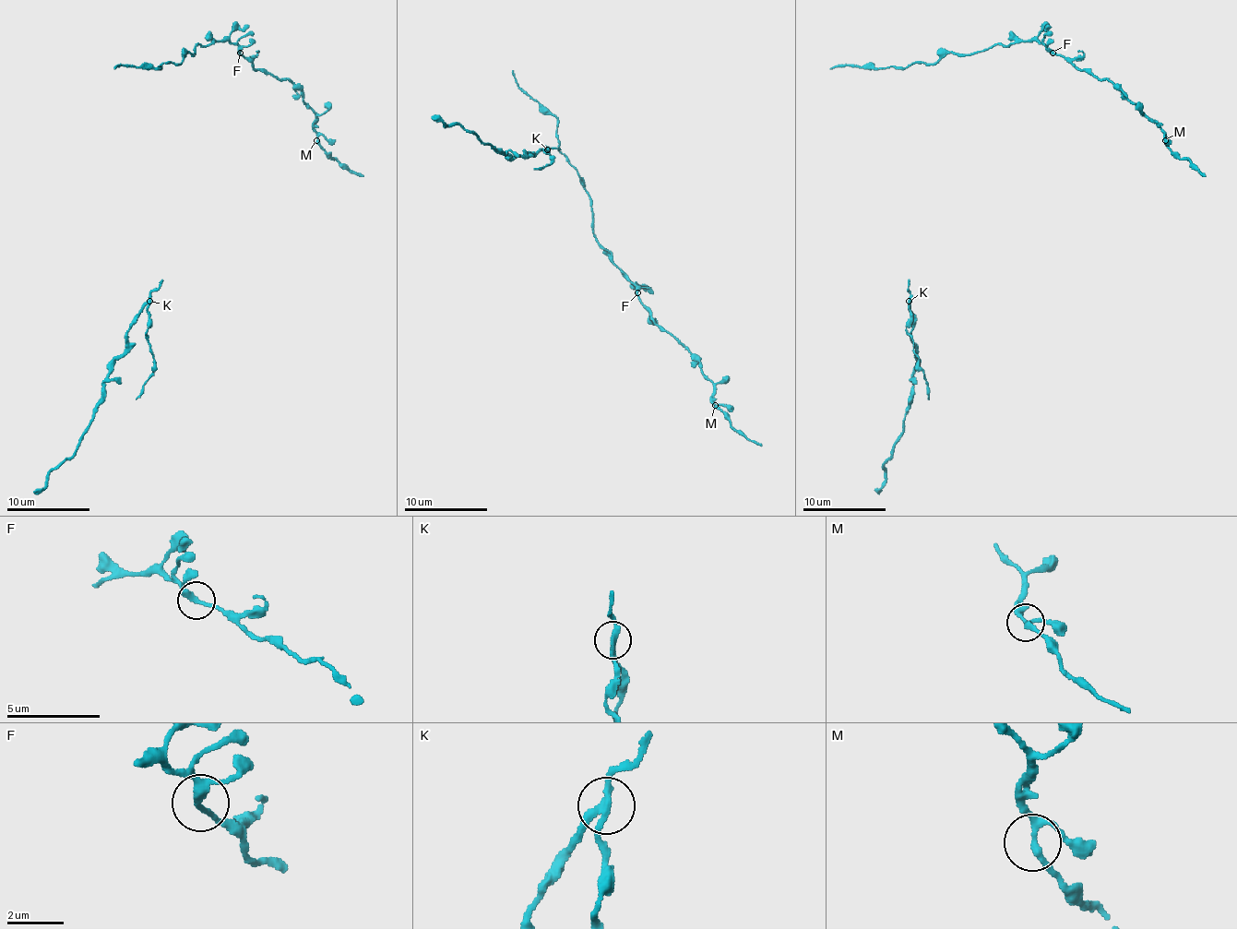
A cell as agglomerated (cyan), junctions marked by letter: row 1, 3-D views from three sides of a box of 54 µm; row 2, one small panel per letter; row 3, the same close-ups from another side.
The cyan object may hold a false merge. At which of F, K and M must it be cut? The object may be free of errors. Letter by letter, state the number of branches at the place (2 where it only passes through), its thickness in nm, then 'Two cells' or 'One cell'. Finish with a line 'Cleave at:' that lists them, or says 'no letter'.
F: Branches: 3. Thickness 220 nm. One cell
K: Branches: 3. Thickness 220 nm. Two cells
M: Branches: 3. Thickness 200 nm. One cell
Cleave at: K

